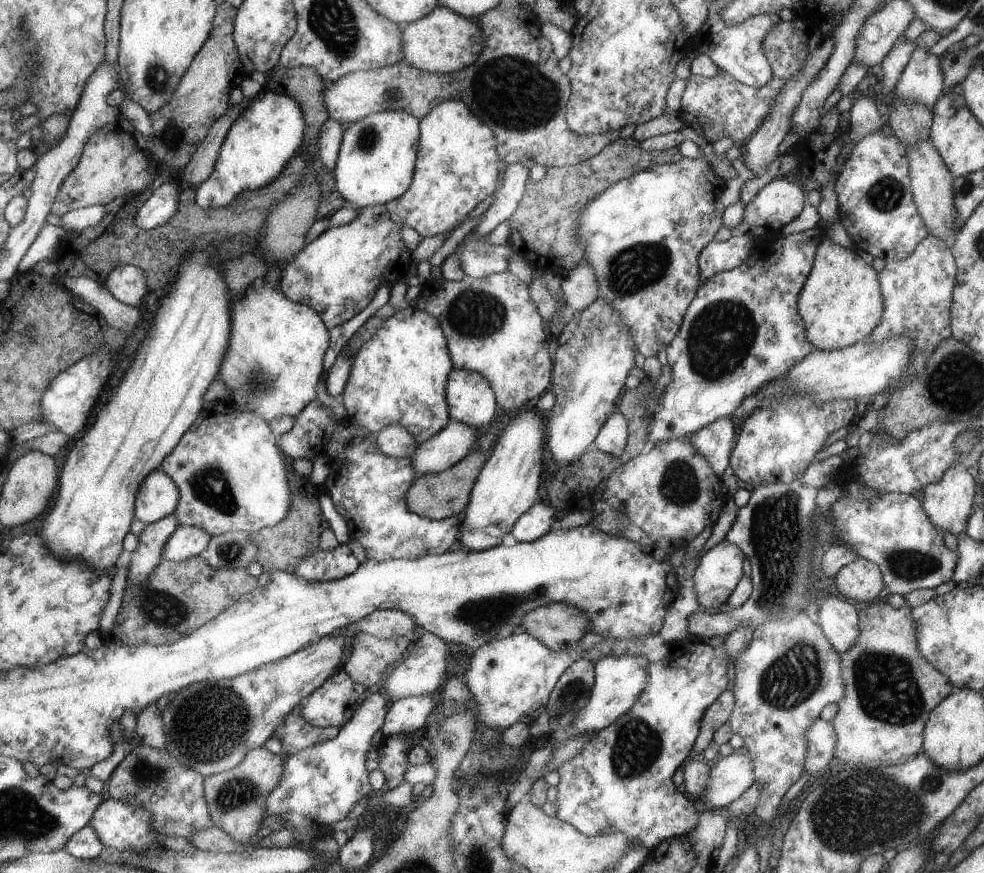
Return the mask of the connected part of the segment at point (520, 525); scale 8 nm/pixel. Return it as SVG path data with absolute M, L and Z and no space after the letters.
M542 501L534 503L511 528L511 532L520 542L532 542L544 536L561 515L557 510Z

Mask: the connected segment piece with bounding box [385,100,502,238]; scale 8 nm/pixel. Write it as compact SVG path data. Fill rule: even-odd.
M442 101L420 119L417 155L411 188L385 205L394 221L413 228L422 238L464 222L474 207L497 191L502 160L496 137L462 101Z

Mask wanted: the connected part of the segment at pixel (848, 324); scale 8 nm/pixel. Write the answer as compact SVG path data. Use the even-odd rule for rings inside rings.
M825 237L818 245L797 309L805 324L805 337L814 349L835 351L864 341L881 321L885 309L877 272L855 249L845 249Z

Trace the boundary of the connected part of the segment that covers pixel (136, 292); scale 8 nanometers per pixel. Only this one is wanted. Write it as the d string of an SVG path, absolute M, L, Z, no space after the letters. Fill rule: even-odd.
M117 266L106 278L105 287L116 300L138 307L148 294L146 280L144 271L137 266Z

